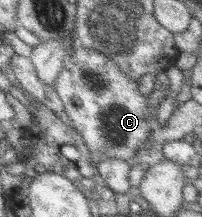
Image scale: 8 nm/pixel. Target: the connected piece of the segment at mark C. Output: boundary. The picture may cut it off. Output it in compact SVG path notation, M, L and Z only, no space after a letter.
M76 47L65 60L64 69L53 84L63 101L63 111L82 136L94 165L98 165L102 158L128 160L134 156L134 152L150 136L155 126L151 115L156 116L160 107L160 103L154 106L150 97L140 92L140 80L129 79L115 64L94 49Z

